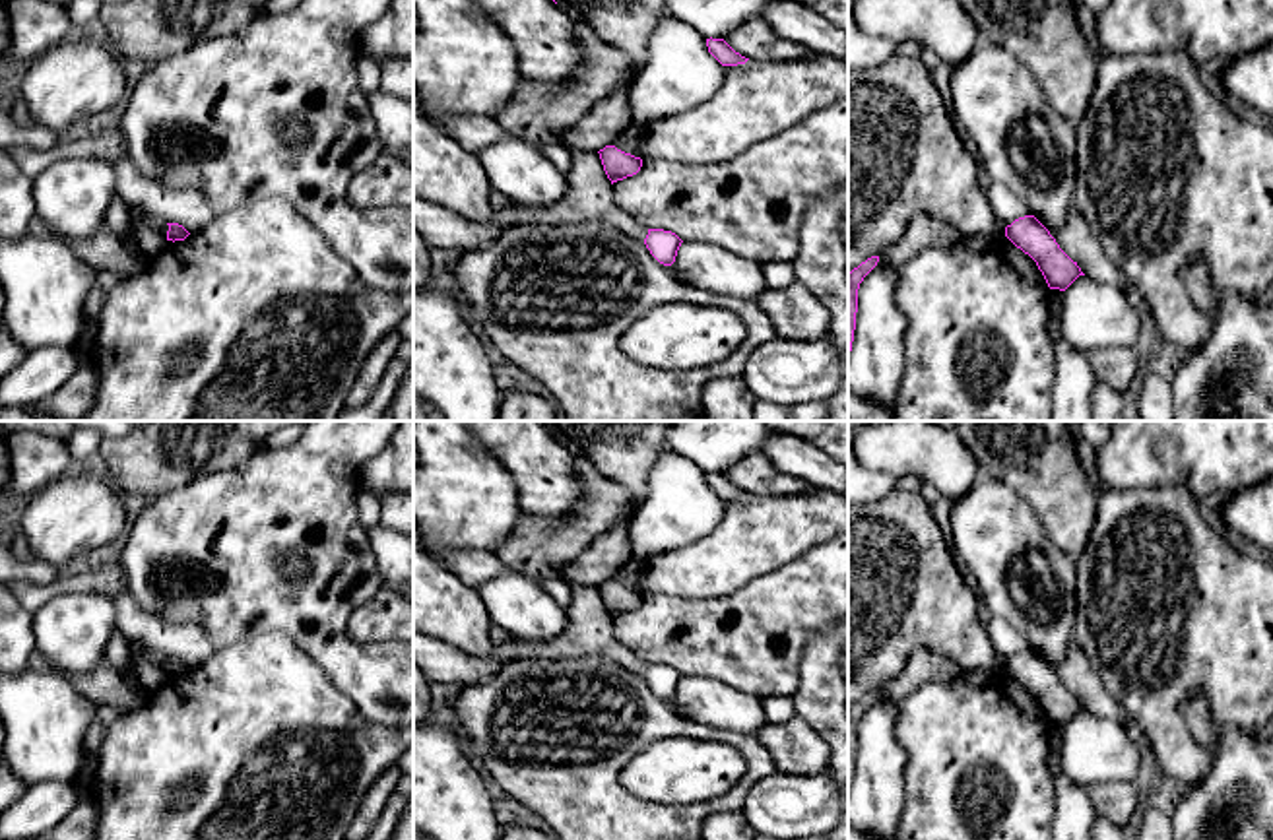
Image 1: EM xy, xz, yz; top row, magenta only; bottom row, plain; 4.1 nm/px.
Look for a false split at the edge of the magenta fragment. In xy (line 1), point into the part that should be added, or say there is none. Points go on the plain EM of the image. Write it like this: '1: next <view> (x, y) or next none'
1: next none

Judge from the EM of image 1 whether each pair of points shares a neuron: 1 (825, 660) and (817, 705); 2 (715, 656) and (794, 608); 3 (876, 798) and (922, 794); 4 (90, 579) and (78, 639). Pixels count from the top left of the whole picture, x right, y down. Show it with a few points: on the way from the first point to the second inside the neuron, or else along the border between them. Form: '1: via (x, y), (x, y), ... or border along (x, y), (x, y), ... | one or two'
1: via (821, 672), (821, 693) | one
2: via (734, 641), (751, 641), (775, 617) | one
3: border along (905, 749), (905, 804), (899, 819) | two
4: border along (107, 592), (59, 592), (43, 604) | two

